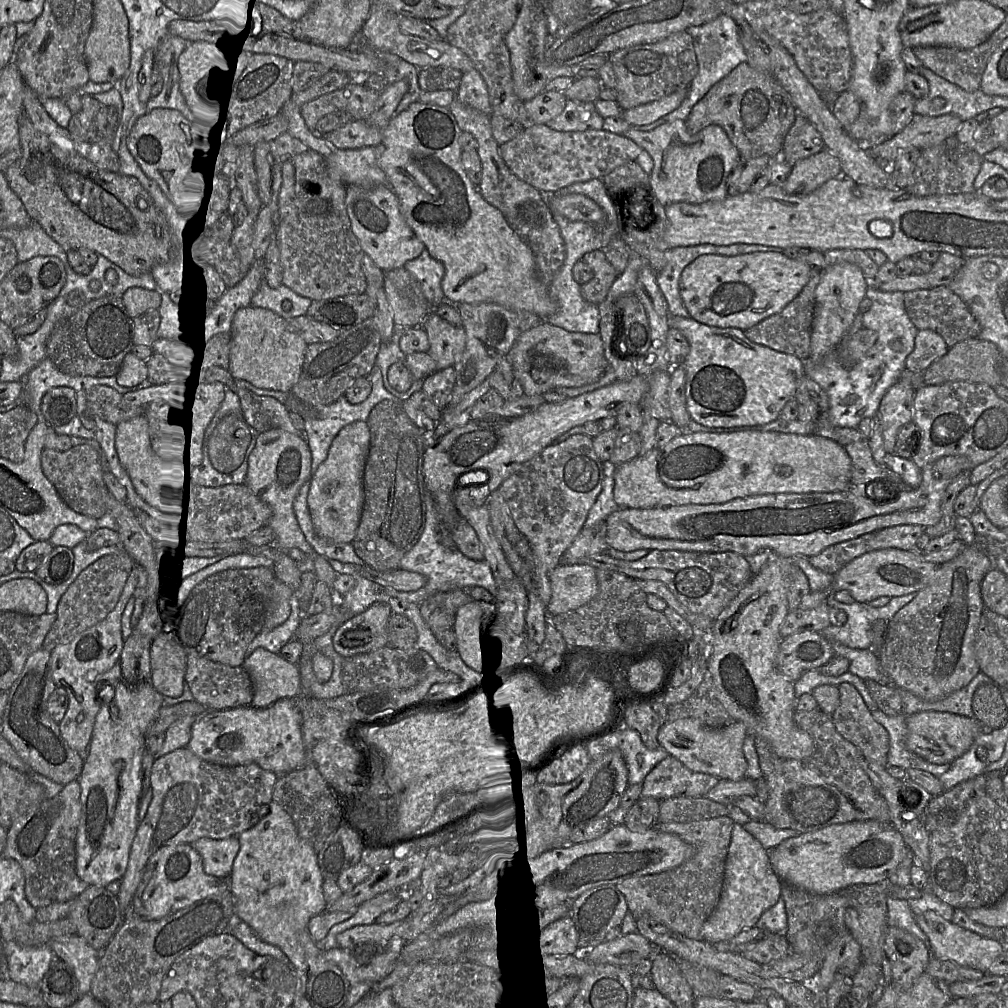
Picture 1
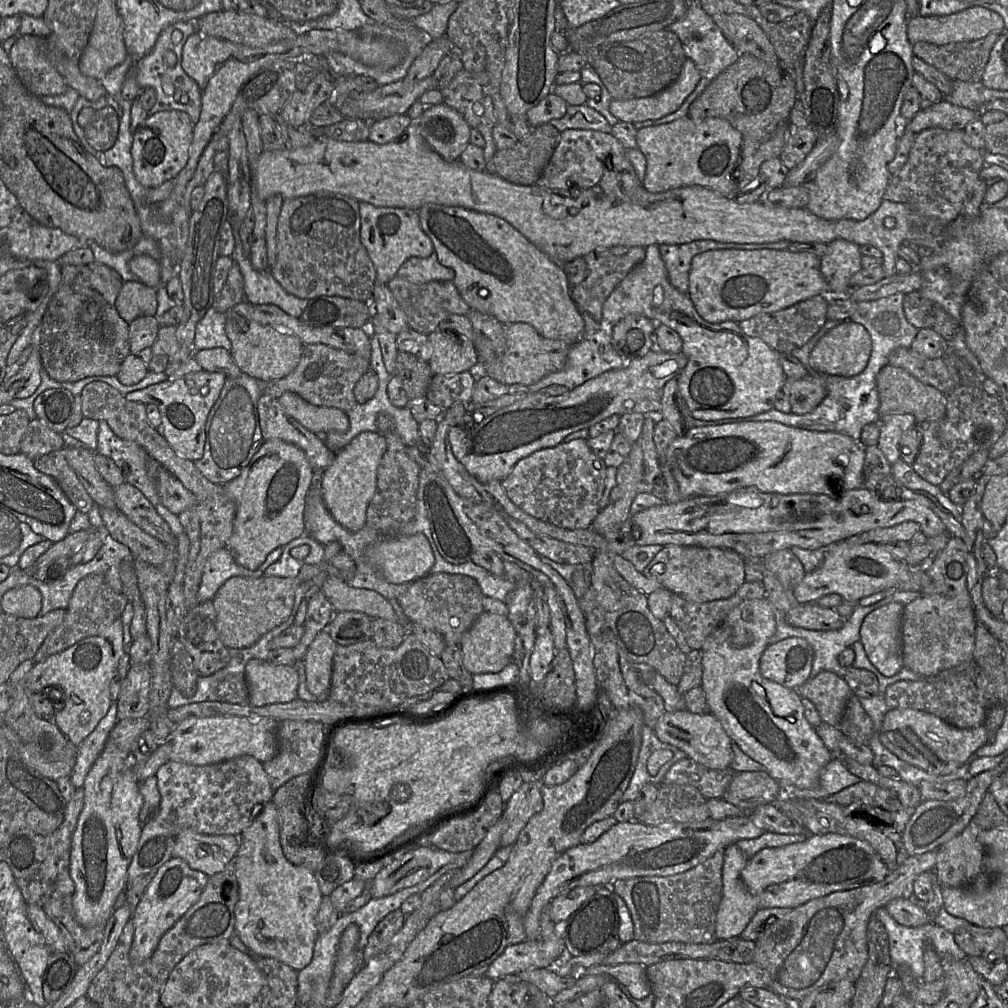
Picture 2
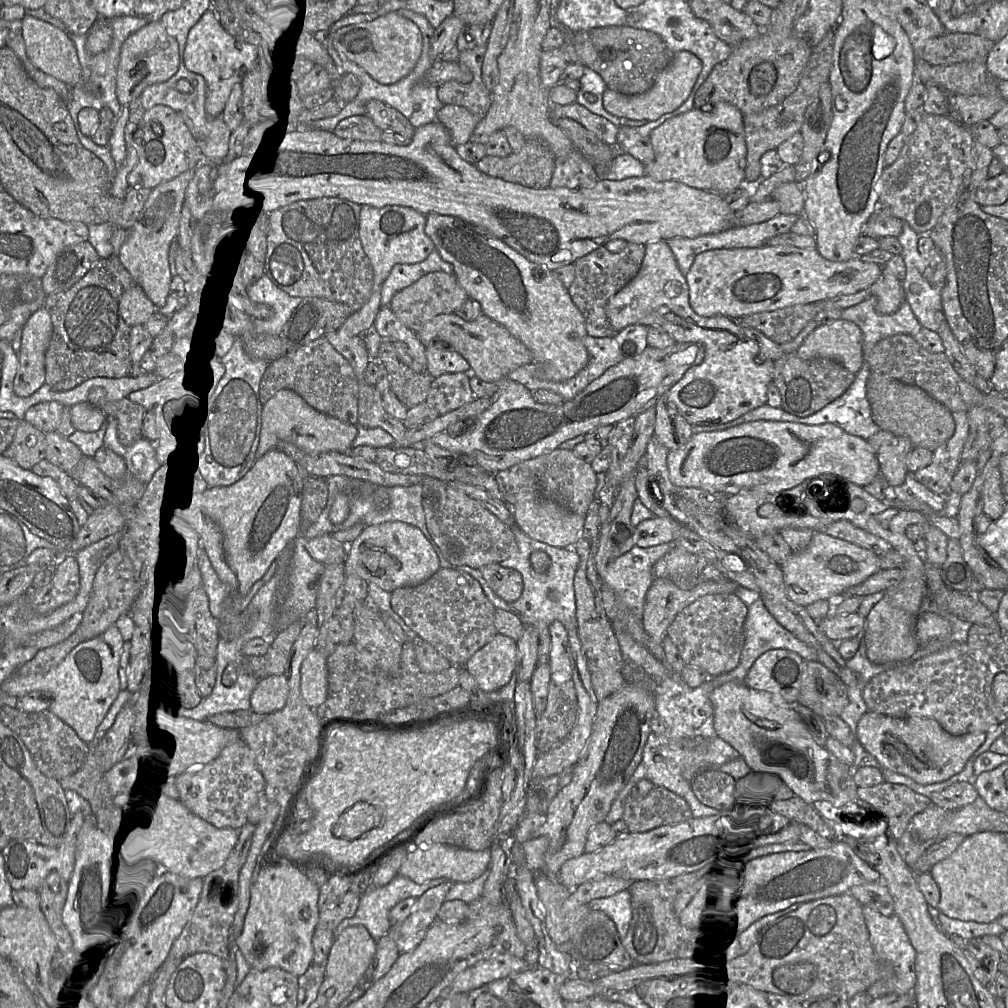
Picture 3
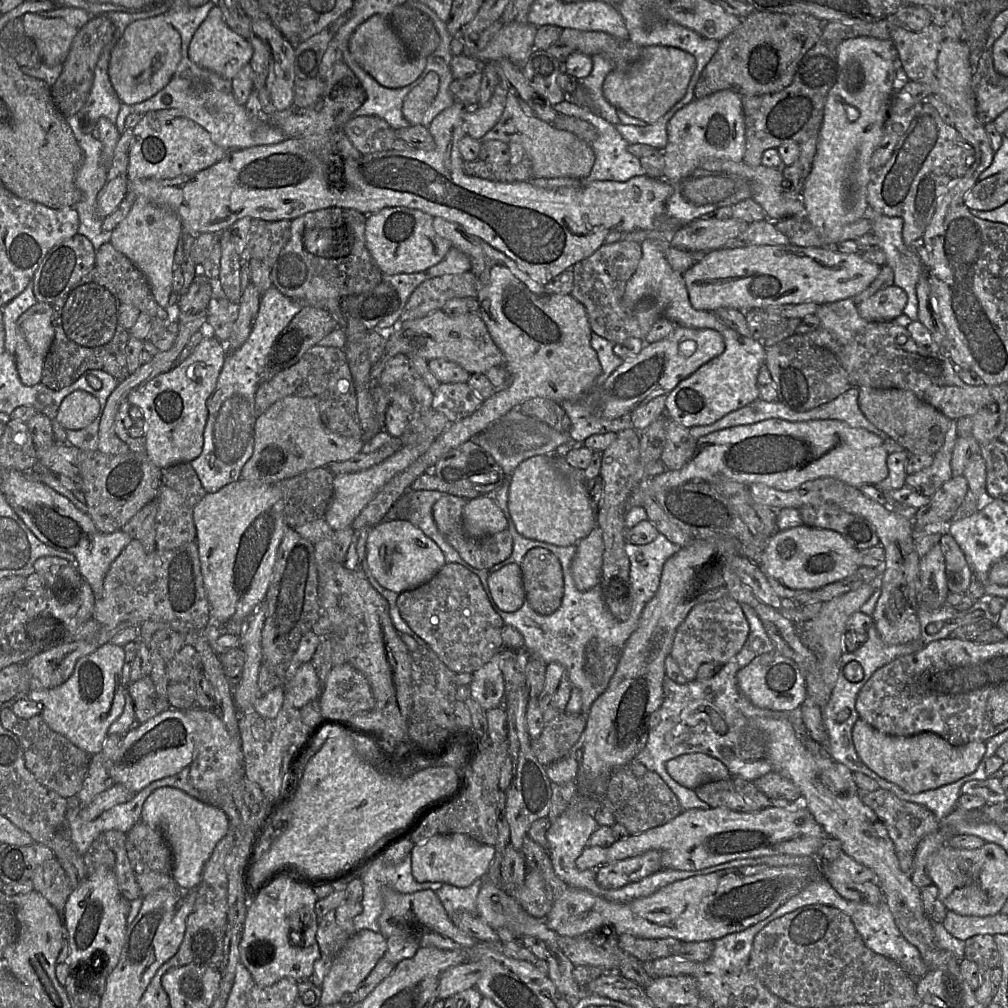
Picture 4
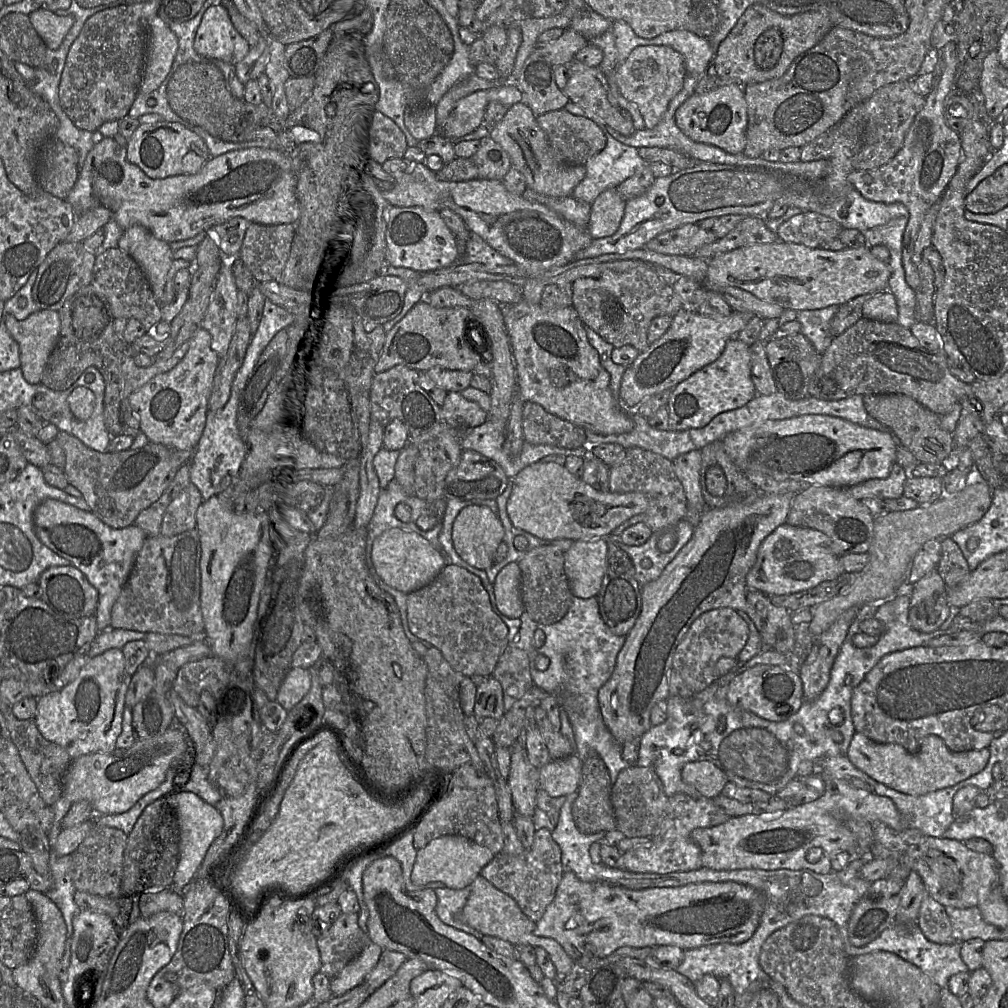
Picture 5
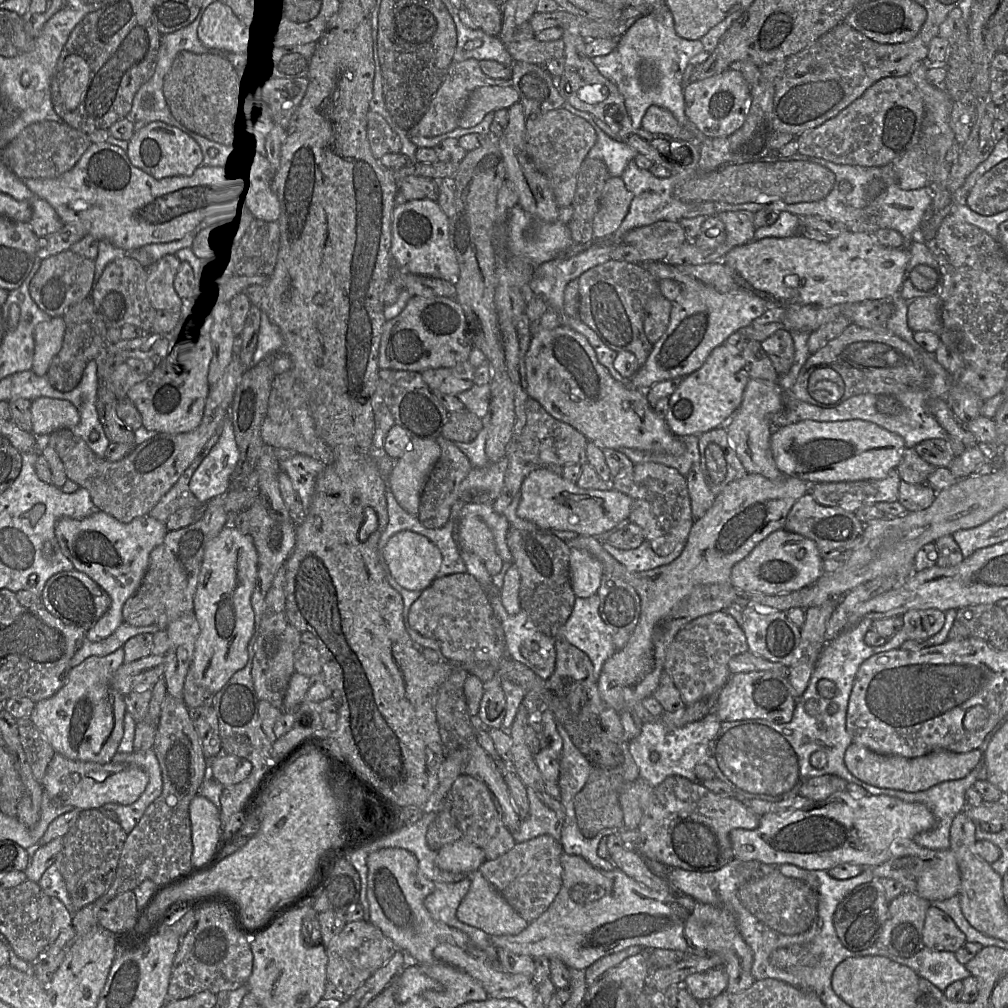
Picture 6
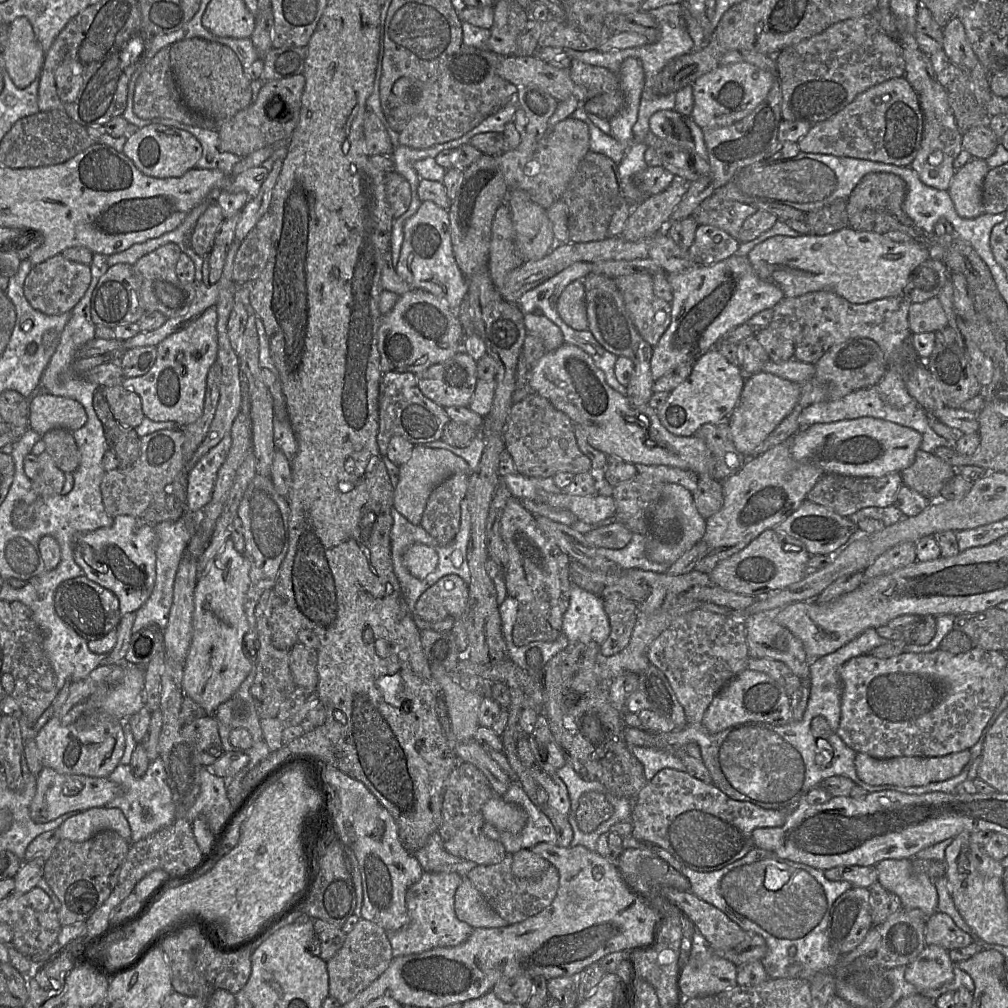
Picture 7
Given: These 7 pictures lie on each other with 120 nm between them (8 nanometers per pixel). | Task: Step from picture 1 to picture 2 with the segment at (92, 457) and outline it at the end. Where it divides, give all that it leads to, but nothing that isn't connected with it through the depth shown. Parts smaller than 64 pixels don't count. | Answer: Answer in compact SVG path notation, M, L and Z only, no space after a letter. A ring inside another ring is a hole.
M62 449L35 459L34 467L57 482L78 512L87 514L97 506L68 464Z

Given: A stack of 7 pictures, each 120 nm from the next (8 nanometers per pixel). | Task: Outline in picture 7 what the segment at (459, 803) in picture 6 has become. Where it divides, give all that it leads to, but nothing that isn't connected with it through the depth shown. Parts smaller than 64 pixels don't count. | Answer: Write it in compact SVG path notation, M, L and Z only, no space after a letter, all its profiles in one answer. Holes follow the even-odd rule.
M482 812L476 813L443 847L450 854L475 862L477 865L500 863L507 855L503 844L483 833Z

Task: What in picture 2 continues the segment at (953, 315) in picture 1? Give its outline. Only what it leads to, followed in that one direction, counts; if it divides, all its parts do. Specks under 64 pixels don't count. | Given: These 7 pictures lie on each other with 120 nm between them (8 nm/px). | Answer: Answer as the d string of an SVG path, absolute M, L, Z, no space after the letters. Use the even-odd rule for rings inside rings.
M920 291L905 294L903 300L904 314L909 323L917 329L929 328L950 342L959 325L937 303L922 296Z

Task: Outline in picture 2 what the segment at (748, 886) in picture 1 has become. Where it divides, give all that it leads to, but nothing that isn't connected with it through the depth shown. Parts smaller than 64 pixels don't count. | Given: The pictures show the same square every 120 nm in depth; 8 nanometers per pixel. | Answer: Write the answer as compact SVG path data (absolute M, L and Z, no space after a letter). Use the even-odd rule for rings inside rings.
M736 843L725 848L722 896L715 922L717 940L738 938L759 910L756 899L741 879L741 871L748 860Z

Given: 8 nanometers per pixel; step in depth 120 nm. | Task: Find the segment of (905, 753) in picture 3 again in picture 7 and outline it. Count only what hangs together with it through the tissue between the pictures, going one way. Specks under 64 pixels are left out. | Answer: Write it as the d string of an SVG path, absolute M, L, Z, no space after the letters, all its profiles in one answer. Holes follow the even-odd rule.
M969 749L937 757L902 756L875 758L859 752L855 757L855 768L858 777L869 785L924 786L932 782L945 781L959 775L970 758L971 752Z

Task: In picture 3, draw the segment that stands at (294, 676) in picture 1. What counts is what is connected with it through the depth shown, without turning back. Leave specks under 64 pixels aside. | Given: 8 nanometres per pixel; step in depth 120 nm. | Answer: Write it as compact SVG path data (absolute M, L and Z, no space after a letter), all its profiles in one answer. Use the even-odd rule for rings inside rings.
M284 674L261 677L250 697L251 710L264 715L276 712L285 706L288 693Z

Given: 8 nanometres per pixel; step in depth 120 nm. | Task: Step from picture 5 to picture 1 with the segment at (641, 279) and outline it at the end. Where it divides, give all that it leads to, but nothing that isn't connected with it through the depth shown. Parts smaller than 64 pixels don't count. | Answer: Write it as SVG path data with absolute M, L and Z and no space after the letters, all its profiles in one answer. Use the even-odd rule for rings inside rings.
M601 249L586 252L581 260L593 271L593 277L588 282L580 285L581 296L586 301L598 305L606 298L617 273Z

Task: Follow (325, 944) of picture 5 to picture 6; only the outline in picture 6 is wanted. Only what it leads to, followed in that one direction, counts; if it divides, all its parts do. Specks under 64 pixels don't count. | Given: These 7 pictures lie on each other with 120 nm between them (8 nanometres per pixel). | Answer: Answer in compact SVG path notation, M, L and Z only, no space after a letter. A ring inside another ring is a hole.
M368 920L345 924L341 932L327 946L327 982L339 990L344 997L352 995L376 970L385 965L397 951L391 939Z

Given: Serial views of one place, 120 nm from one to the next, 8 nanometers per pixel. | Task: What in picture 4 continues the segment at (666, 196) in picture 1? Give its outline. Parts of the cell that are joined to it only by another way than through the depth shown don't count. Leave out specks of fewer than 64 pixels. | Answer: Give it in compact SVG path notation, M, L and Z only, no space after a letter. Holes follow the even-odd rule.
M731 90L717 91L694 99L677 111L667 124L667 144L662 150L665 166L663 179L676 183L700 168L707 159L743 161L745 152L745 118L742 97Z

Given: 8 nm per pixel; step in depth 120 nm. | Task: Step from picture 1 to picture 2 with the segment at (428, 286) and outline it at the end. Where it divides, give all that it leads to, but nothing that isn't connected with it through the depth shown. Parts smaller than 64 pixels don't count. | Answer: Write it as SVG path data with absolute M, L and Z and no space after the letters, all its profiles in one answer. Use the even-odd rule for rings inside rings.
M433 252L427 258L411 257L398 269L397 275L415 284L431 281L453 281L454 270L442 265Z

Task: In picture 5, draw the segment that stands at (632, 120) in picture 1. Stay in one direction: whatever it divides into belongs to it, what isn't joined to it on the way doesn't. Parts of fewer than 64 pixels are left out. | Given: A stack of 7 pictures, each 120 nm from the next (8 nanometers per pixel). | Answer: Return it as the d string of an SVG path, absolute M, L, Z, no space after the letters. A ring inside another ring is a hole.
M665 45L638 46L615 70L615 81L620 94L636 105L647 129L652 129L659 123L672 99L682 89L684 77L683 55Z

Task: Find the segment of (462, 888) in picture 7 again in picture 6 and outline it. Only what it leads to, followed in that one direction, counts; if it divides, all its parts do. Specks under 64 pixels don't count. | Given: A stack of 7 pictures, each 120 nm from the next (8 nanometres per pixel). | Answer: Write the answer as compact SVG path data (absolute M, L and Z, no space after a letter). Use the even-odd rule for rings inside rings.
M479 871L469 874L468 878L469 891L456 911L460 922L490 936L516 935L528 926L529 923Z

